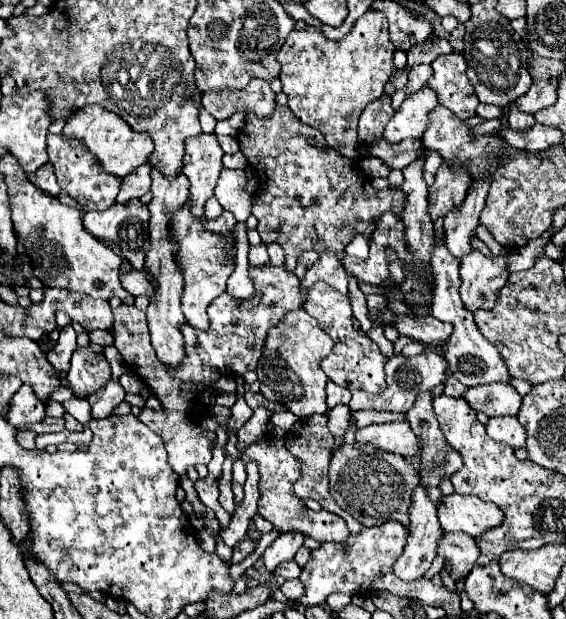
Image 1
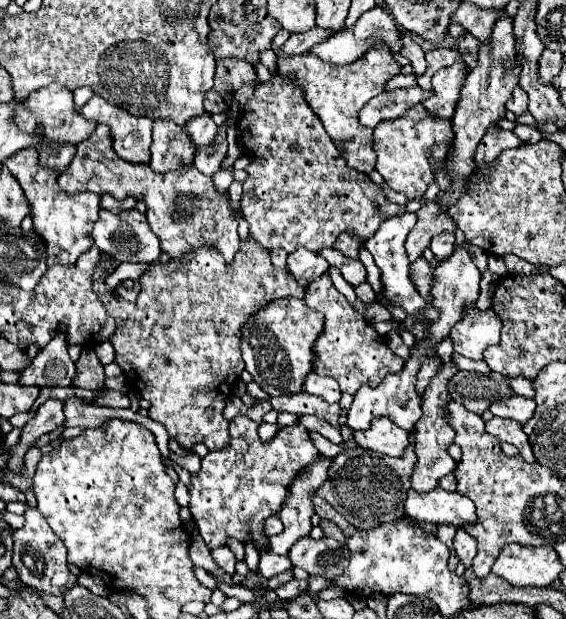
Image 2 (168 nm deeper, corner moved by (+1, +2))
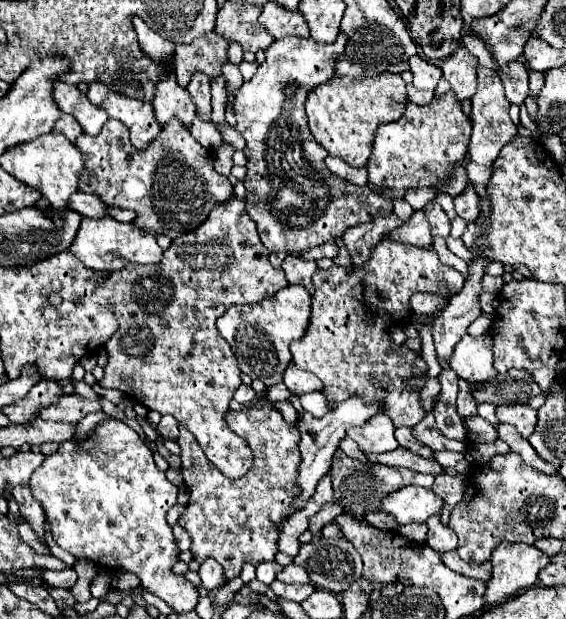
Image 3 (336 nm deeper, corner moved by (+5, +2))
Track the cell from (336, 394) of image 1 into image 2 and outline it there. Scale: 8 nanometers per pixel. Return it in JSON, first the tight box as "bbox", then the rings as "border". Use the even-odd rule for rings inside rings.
{"bbox":[303,371,341,403],"border":[[[315,371],[307,373],[305,381],[303,381],[303,391],[323,397],[327,403],[337,403],[341,399],[341,391],[339,391],[339,383],[331,377],[321,377]]]}

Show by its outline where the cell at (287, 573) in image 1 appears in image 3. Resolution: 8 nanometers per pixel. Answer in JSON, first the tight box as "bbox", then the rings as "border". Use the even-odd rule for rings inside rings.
{"bbox":[257,561,283,585],"border":[[[275,561],[271,563],[259,563],[257,565],[257,579],[265,585],[271,585],[275,581],[275,575],[281,571],[283,567],[279,567]]]}

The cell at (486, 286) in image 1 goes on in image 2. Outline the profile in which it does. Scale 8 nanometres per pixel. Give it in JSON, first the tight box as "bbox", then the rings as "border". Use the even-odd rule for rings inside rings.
{"bbox":[449,305,501,361],"border":[[[471,305],[471,313],[451,329],[449,337],[453,339],[455,353],[481,361],[483,351],[491,345],[499,343],[499,331],[501,331],[501,321],[495,315],[493,309],[489,311],[475,311],[475,305]]]}

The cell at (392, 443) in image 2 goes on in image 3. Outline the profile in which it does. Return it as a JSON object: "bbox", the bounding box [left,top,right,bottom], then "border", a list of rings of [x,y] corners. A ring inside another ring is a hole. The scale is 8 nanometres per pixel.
{"bbox":[347,413,399,453],"border":[[[385,413],[371,417],[363,427],[351,427],[347,435],[365,453],[385,453],[399,447],[395,439],[395,427]]]}

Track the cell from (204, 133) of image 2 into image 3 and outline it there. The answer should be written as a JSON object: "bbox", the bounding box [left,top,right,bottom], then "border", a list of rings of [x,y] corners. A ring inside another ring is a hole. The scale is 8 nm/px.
{"bbox":[187,73,211,121],"border":[[[201,73],[191,77],[191,83],[187,85],[187,91],[191,95],[191,101],[195,103],[197,117],[203,121],[211,121],[211,85],[209,79]]]}

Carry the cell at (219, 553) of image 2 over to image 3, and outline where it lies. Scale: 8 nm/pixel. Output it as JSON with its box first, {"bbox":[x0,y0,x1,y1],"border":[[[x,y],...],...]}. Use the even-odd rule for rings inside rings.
{"bbox":[199,561,227,591],"border":[[[203,561],[201,569],[199,569],[199,577],[203,581],[203,587],[213,591],[217,587],[223,587],[227,583],[227,577],[223,577],[223,567],[215,561]]]}

